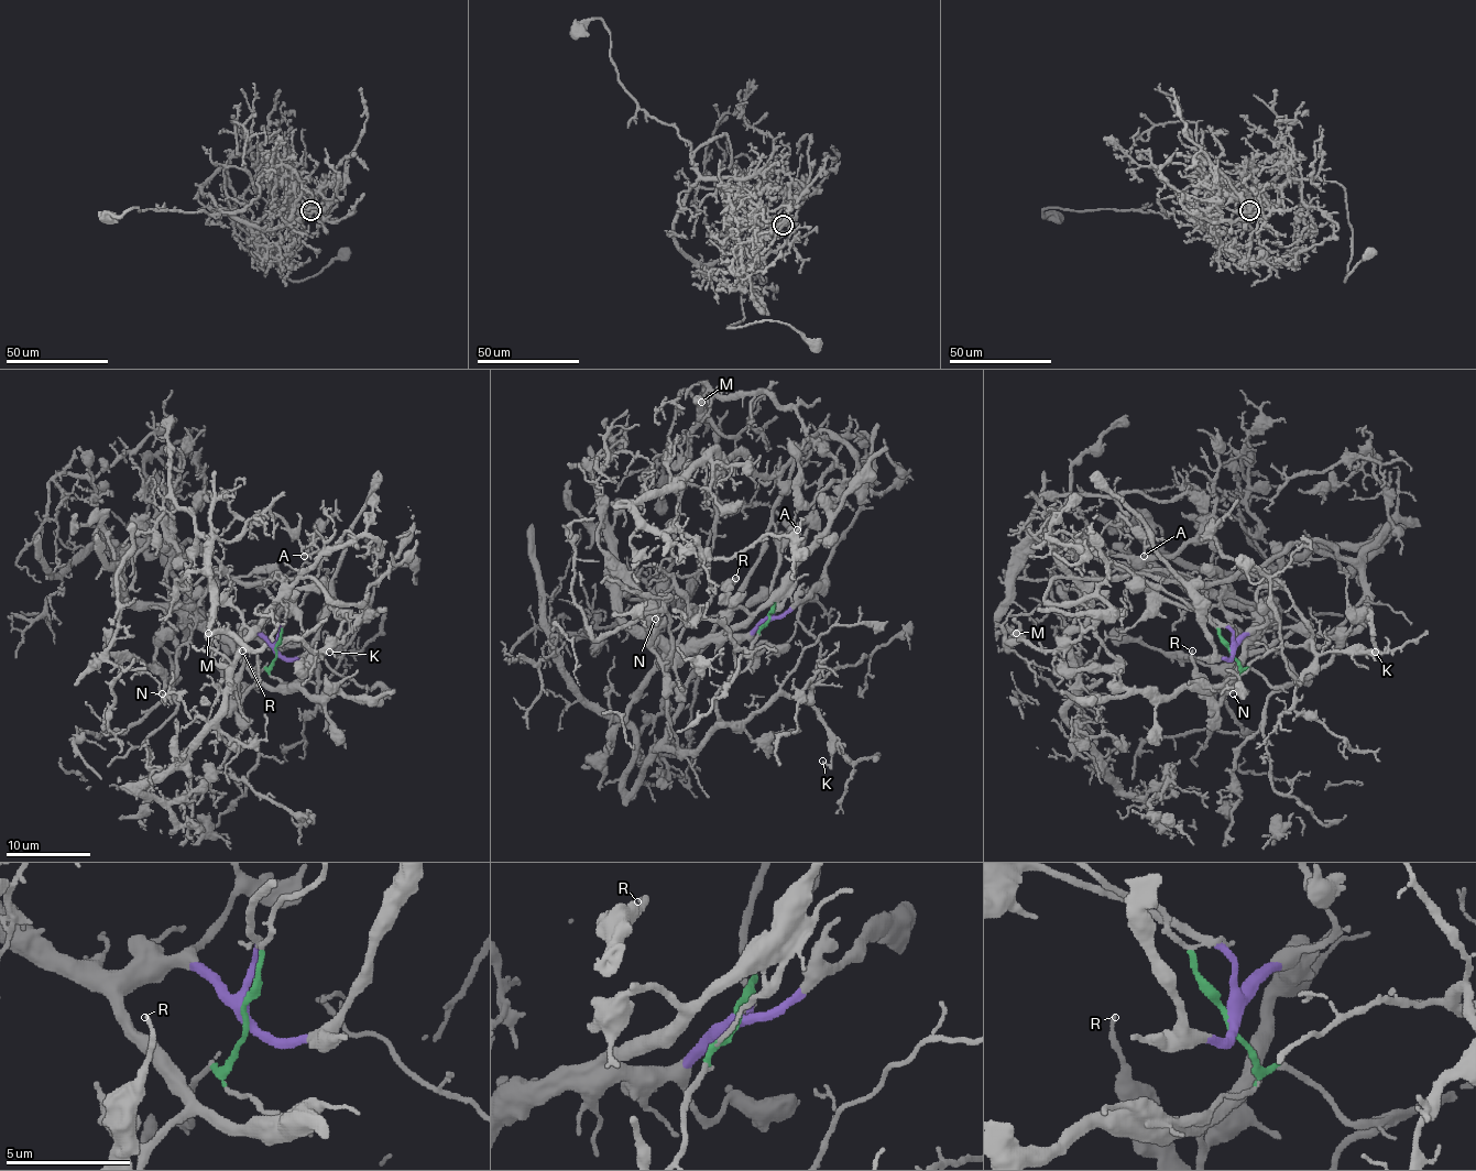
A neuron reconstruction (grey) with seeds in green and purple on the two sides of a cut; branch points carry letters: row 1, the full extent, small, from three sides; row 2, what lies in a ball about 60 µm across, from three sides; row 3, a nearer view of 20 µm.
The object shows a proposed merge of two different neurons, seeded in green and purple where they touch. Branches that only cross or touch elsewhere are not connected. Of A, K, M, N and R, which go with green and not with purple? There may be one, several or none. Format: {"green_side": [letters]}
{"green_side": ["K"]}

